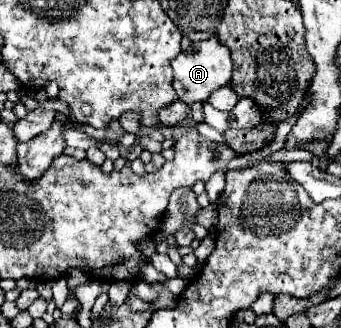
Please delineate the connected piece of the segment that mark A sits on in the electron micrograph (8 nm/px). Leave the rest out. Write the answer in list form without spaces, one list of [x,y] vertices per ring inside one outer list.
[[[210,36],[208,40],[202,42],[192,42],[188,50],[184,50],[178,58],[172,60],[172,70],[174,70],[174,90],[178,94],[178,100],[186,104],[204,102],[214,90],[228,86],[232,78],[230,50],[220,42],[218,36]]]

